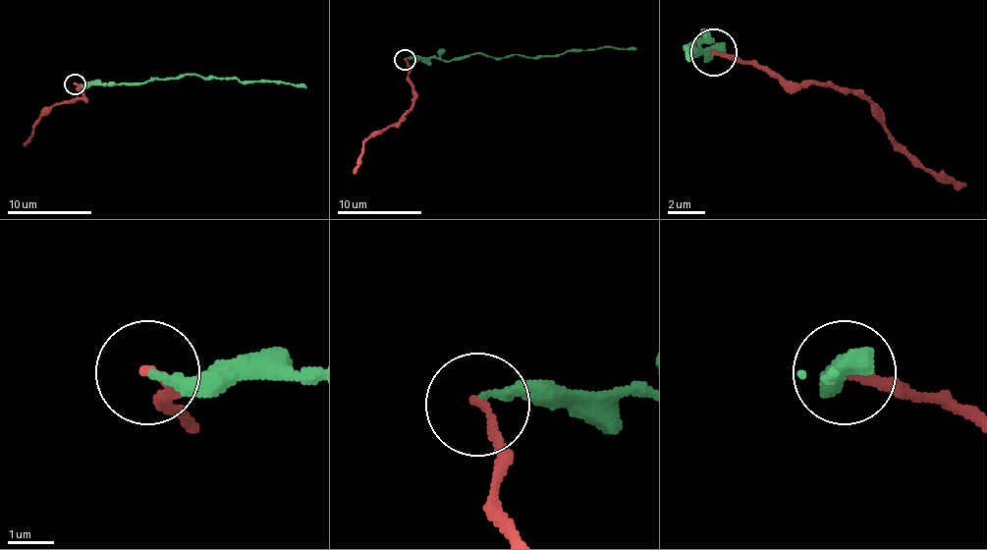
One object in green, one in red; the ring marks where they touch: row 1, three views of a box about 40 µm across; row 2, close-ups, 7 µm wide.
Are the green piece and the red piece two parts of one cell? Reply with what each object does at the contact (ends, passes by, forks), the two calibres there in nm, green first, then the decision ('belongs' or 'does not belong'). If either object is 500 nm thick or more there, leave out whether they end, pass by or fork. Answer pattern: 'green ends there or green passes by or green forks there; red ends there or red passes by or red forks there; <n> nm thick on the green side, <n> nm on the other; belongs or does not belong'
green ends there; red ends there; 200 nm thick on the green side, 200 nm on the other; does not belong

